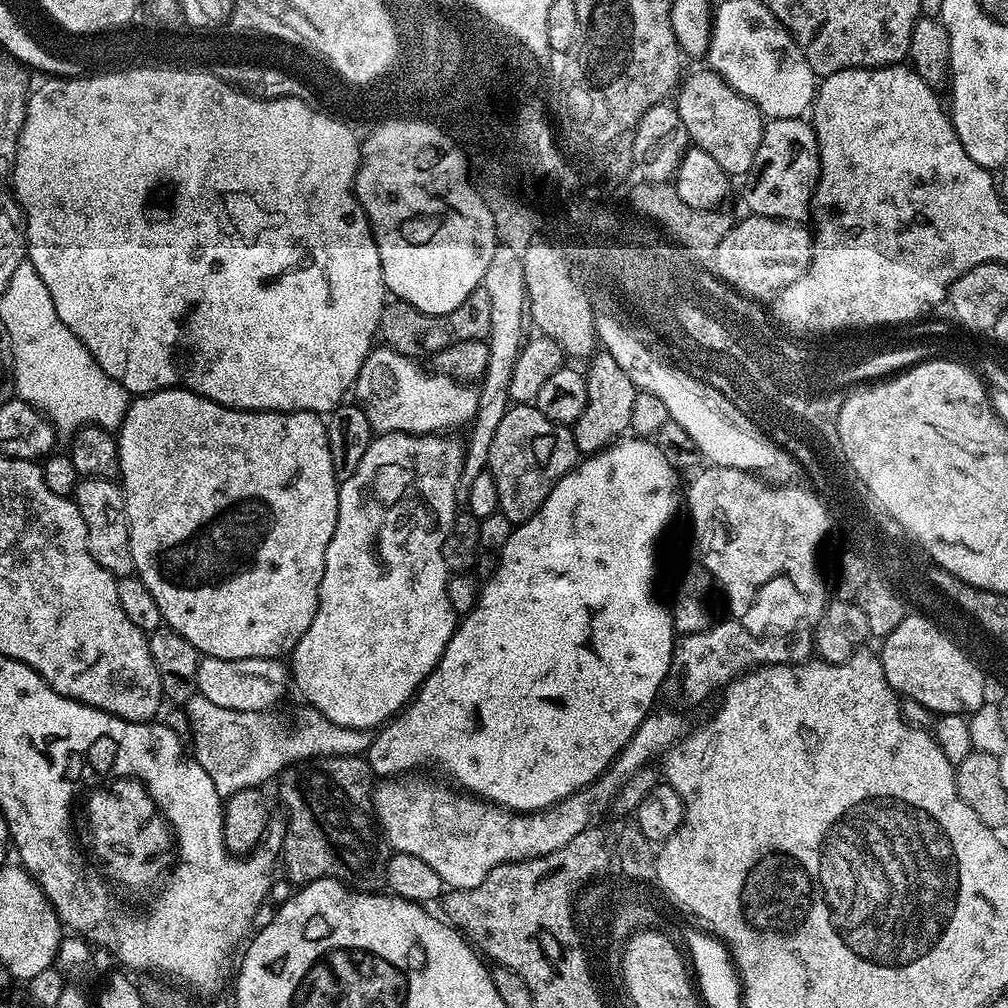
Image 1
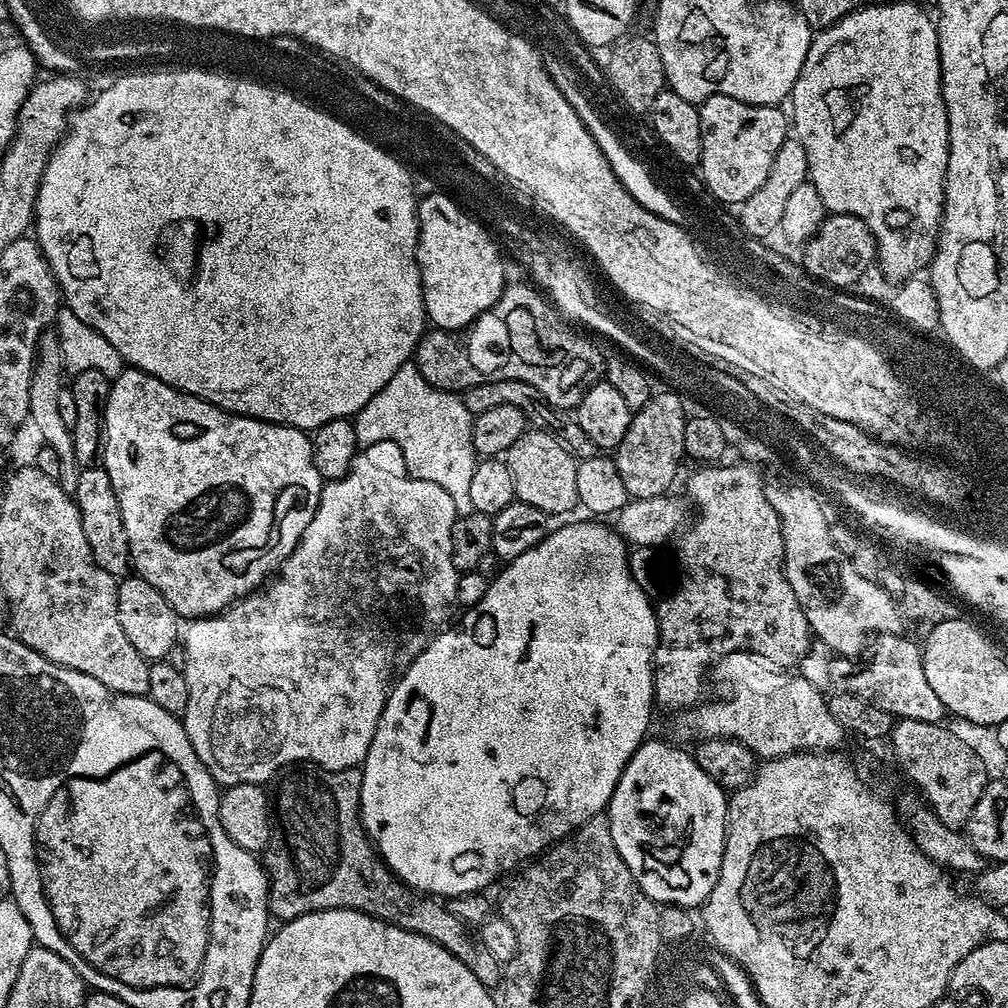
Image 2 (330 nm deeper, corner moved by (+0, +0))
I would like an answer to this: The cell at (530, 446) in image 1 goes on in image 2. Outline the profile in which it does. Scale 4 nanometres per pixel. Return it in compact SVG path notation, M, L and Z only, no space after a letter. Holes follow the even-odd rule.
M529 430L510 446L506 453L506 463L510 478L514 478L516 500L529 504L538 510L547 512L549 517L556 518L579 505L578 474L576 473L577 457L573 456L555 436L546 430Z

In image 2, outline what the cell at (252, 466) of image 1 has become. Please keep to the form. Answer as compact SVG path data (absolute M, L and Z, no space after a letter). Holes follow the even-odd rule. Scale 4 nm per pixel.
M125 367L118 379L111 381L108 405L104 411L104 434L102 437L102 467L110 474L110 486L118 498L122 510L122 522L126 526L126 538L132 555L132 568L150 586L154 586L170 602L177 616L199 618L214 616L223 612L229 604L255 592L279 569L284 560L296 549L310 518L320 505L322 477L312 460L312 441L307 431L291 428L285 424L272 424L268 420L255 420L252 416L237 416L235 412L225 412L189 392L179 392L166 382L146 374L141 368Z

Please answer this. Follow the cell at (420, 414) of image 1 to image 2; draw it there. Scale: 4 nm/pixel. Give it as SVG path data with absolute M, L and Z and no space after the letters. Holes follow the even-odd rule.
M408 361L356 414L356 442L363 449L382 440L396 442L402 449L408 475L441 486L452 498L456 515L465 516L473 512L470 481L478 463L473 450L473 419L459 395L430 386L422 378L416 364Z

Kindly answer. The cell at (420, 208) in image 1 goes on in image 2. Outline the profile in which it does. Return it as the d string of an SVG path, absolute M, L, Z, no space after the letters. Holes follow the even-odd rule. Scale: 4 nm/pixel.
M440 196L424 200L419 216L422 240L416 248L416 260L420 264L428 319L435 327L444 328L447 332L467 329L504 293L504 264L496 249L497 241L485 231L480 232L472 220L464 220L464 216L460 216L460 212Z

